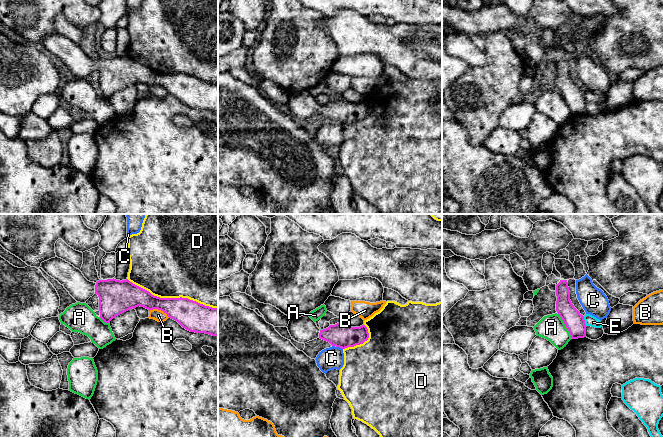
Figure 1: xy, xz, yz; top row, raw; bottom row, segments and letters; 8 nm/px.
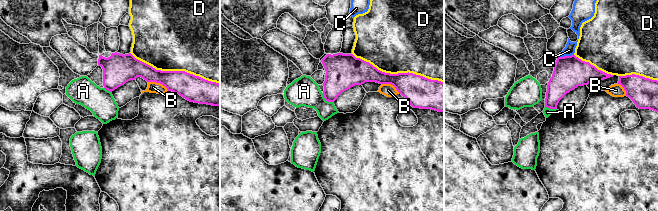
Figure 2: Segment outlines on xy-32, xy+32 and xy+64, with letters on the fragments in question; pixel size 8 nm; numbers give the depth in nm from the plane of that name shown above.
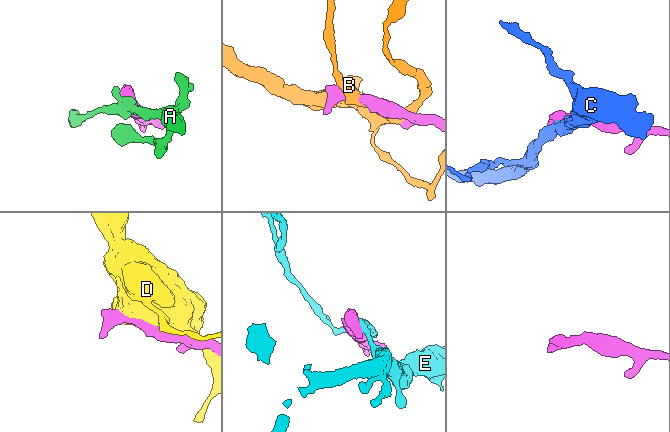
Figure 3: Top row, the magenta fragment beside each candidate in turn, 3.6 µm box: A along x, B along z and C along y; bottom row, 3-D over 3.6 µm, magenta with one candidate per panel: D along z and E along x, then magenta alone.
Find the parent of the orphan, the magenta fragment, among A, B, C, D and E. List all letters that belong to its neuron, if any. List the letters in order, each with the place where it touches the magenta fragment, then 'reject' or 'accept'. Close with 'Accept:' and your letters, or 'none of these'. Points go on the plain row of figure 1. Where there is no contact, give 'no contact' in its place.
A: contact yz (565, 101); reject
B: contact xy (159, 85); reject
C: contact xz (339, 123); reject
D: contact xy (172, 74); reject
E: contact yz (584, 97); reject
Accept: none of these

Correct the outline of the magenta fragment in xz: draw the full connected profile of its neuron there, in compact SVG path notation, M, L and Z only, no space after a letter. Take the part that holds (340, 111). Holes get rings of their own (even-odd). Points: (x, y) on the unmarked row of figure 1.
M308 90L298 94L291 94L287 104L292 115L299 119L305 120L320 114L329 118L332 122L342 125L363 120L369 114L368 105L365 101L351 103L339 98L320 106Z

